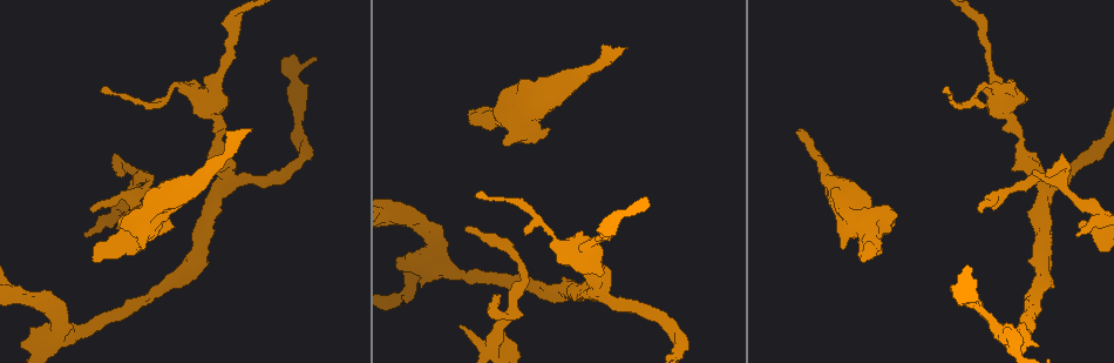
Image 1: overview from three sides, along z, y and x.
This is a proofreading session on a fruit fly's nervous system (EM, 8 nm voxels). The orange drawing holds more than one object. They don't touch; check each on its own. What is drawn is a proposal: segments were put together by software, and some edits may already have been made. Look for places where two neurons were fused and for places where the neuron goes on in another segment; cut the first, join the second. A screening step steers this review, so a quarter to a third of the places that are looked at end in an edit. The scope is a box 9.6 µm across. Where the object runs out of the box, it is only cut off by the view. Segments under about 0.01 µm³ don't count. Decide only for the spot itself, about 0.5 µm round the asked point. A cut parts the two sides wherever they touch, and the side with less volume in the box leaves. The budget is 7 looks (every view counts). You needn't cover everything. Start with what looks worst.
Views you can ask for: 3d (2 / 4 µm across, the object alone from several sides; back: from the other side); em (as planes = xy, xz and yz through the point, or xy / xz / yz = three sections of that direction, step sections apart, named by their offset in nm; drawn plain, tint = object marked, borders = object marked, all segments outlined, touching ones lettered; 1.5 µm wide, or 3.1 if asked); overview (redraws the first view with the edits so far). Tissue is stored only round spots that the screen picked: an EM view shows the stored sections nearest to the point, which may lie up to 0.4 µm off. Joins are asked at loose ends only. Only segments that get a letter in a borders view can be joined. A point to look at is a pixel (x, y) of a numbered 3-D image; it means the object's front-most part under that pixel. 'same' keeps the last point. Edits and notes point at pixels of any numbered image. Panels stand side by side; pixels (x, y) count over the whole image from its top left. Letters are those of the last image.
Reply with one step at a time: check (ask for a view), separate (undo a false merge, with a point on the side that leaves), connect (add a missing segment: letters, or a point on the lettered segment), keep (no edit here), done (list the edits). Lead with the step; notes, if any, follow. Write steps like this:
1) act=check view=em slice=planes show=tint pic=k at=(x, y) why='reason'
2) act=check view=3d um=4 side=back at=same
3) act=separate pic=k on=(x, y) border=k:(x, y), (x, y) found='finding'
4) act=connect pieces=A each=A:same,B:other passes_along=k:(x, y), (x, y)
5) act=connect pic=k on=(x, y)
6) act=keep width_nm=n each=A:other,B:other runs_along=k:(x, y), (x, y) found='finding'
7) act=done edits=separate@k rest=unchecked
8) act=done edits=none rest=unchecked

act=check view=em slice=planes show=borders pic=1 at=(1045, 175) why='an open end'

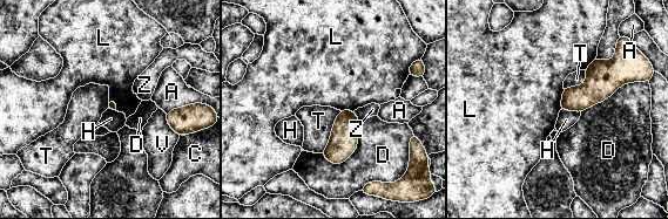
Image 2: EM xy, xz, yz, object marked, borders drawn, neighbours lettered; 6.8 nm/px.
act=keep each=A:other,C:other,D:other,H:other,L:other,T:other,V:other,Z:other border=2:(564, 89), (560, 109) found='no lettered segment goes on from it'

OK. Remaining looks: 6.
act=check view=em slice=planes show=tint pic=1 at=(462, 327) why='free end'

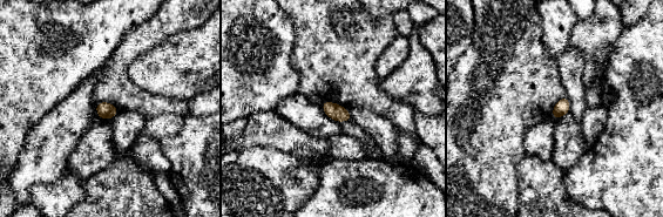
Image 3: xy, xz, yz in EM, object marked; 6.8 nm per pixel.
act=check view=em slice=planes show=borders at=same

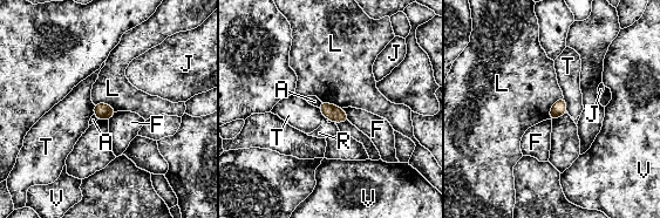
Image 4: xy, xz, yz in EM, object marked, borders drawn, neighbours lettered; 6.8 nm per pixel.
act=keep each=A:other,F:other,J:other,L:other,R:other,T:other,V:other border=4:(563, 96), (551, 107), (549, 118) found='none of them fits'

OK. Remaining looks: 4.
act=check view=3d um=4 pic=1 at=(546, 127) why='free end'

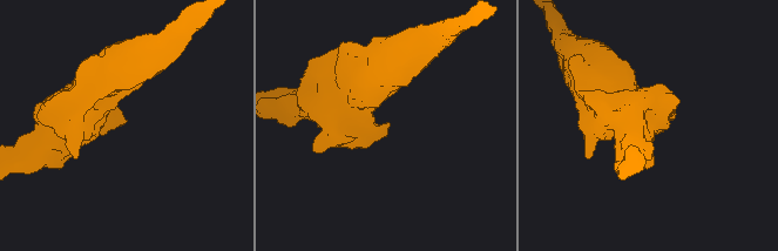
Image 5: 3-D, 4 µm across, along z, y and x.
act=check view=em slice=planes show=tint pic=5 at=(387, 124)

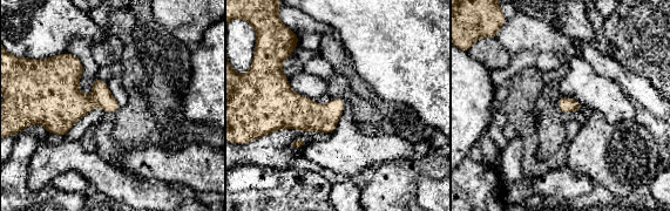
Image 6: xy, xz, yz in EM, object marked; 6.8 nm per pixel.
act=check view=em slice=planes show=borders at=same

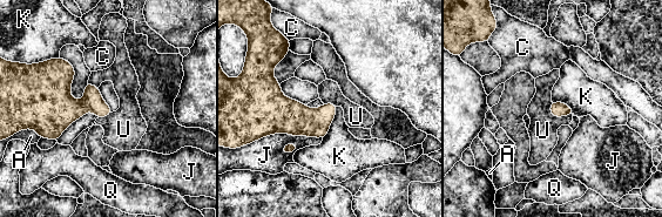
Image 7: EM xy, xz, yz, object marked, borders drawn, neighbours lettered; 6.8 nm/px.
act=keep each=A:other,C:other,J:other,K:other,Q:other,U:other found='none of them fits'

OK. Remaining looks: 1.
act=done edits=none rest=unchecked

